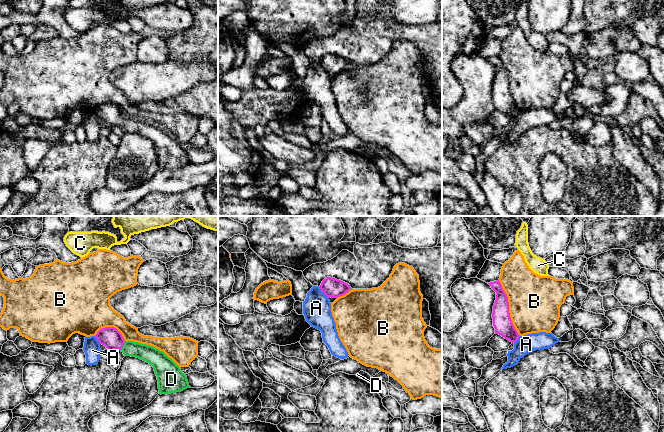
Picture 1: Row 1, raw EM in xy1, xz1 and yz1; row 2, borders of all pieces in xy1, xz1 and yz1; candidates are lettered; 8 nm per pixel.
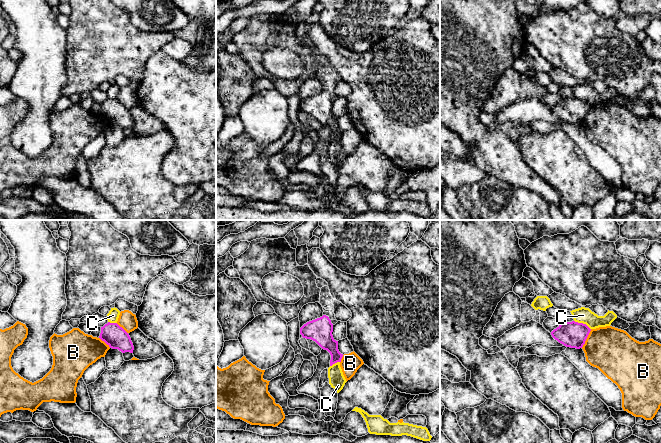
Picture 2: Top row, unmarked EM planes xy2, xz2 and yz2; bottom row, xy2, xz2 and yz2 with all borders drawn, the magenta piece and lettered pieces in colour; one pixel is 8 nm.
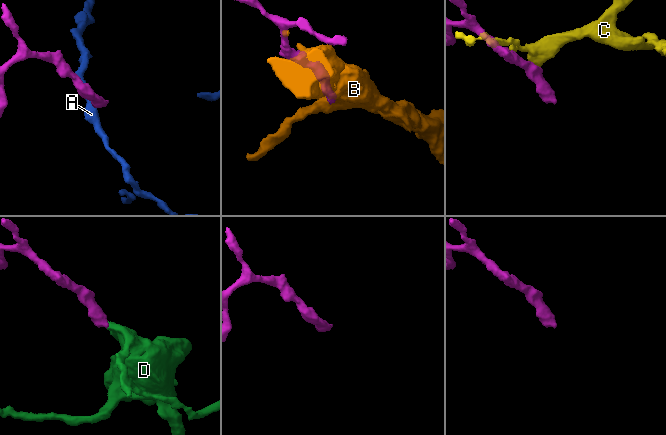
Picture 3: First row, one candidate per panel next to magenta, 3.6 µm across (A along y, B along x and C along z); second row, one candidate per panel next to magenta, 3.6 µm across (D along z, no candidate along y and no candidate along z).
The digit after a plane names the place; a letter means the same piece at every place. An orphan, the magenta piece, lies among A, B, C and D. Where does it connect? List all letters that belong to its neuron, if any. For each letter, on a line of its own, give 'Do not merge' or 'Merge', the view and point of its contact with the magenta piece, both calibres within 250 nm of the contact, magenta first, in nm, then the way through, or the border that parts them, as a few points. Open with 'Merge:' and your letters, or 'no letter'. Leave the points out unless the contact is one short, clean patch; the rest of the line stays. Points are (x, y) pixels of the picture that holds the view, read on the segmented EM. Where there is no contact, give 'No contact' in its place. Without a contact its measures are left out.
Merge: D
A: Do not merge. Touches magenta at xz1 (322, 291). Thickness 160 nm (magenta) against 220 nm. Boundary: xz1 (319, 286), (320, 290), (328, 298)
B: Do not merge. Touches magenta at yz1 (508, 308). Thickness 150 nm (magenta) against 420 nm
C: Do not merge. Touches magenta at yz2 (582, 323). Thickness 200 nm (magenta) against 130 nm. Boundary: yz2 (574, 320), (584, 323), (590, 329)
D: Merge. Touches magenta at xy1 (122, 346). Thickness 170 nm (magenta) against 140 nm. Path across: xy1 (110, 337), (122, 346), (150, 354)

